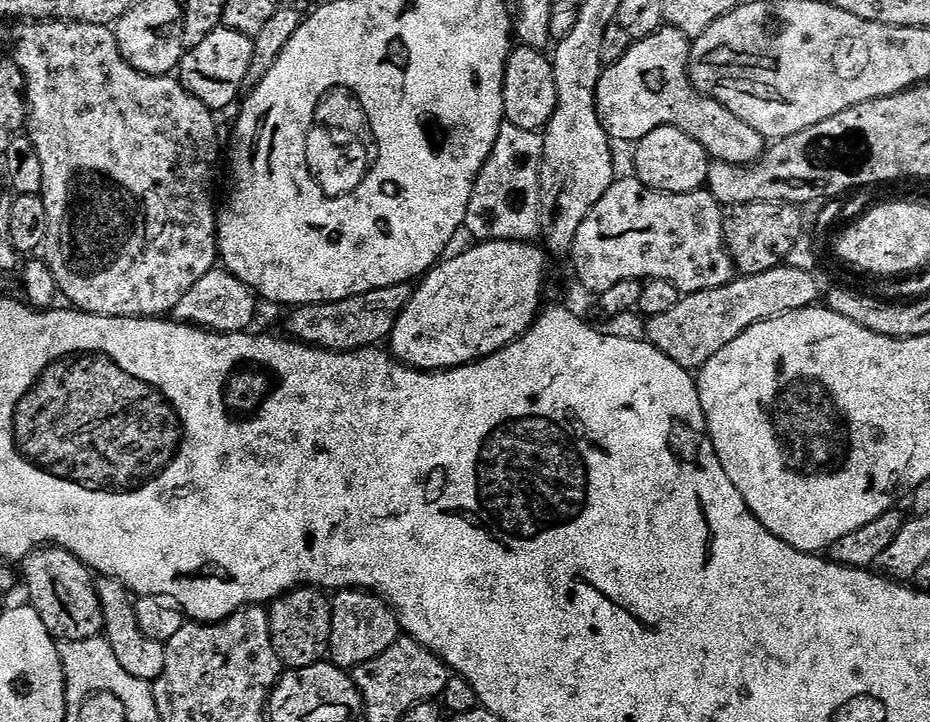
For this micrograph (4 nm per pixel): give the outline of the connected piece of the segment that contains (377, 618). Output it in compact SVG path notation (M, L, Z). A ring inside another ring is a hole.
M340 590L330 603L330 627L326 637L326 652L329 652L331 663L345 670L355 670L368 660L382 654L401 635L402 629L396 622L391 608L379 596L367 590Z

